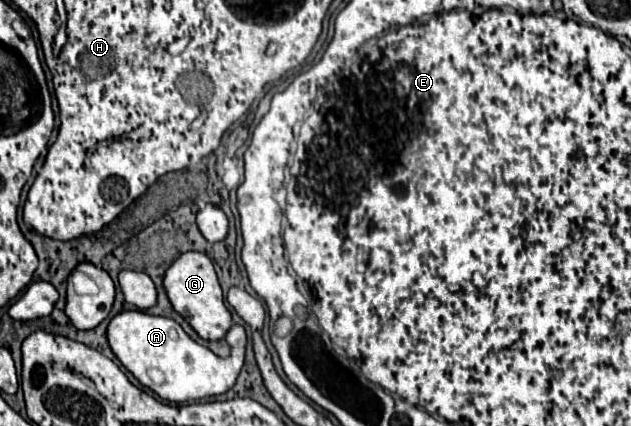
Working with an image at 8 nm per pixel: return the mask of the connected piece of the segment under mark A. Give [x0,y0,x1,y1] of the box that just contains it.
[107,311,243,403]

